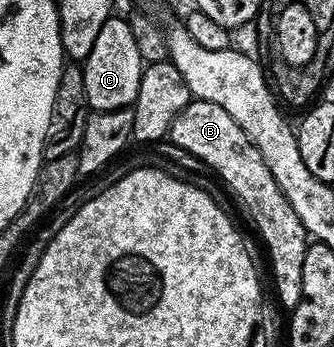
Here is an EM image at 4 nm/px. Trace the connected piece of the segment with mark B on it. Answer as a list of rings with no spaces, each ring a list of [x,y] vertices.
[[[193,99],[185,106],[183,113],[175,117],[168,138],[173,139],[174,148],[191,153],[210,172],[213,170],[249,206],[253,223],[269,250],[269,263],[273,266],[273,283],[277,286],[278,301],[285,309],[299,305],[303,289],[303,253],[307,253],[310,240],[305,234],[303,221],[299,221],[295,209],[291,209],[259,149],[235,121],[235,117],[231,117],[227,109],[211,105],[211,101]]]

